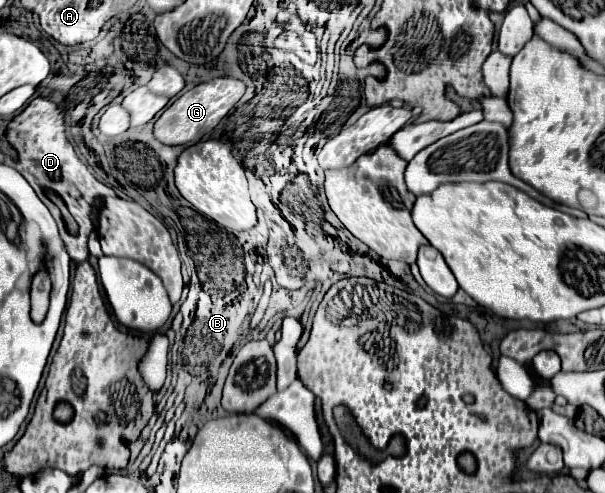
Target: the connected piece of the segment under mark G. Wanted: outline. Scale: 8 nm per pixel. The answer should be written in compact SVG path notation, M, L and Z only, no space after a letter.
M220 76L212 78L210 82L202 82L194 86L192 90L184 92L180 98L176 98L168 108L164 108L162 116L154 124L154 136L168 146L174 144L196 144L200 138L216 128L216 124L236 106L236 102L242 98L246 86L244 82L232 78L232 76Z

